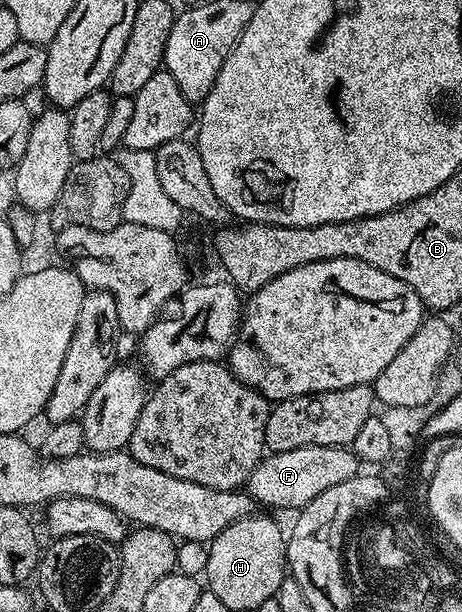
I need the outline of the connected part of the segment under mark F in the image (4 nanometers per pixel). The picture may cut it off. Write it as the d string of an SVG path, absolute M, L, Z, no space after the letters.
M302 445L302 449L286 449L265 454L260 464L250 473L246 490L257 504L277 507L280 511L295 512L305 507L314 497L325 493L340 482L361 474L362 464L356 458L351 446Z

